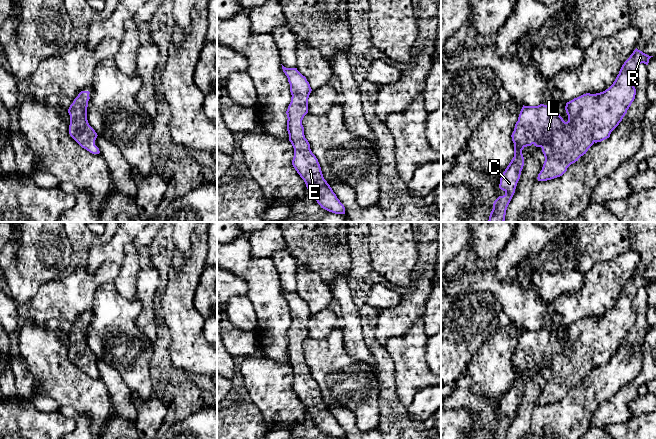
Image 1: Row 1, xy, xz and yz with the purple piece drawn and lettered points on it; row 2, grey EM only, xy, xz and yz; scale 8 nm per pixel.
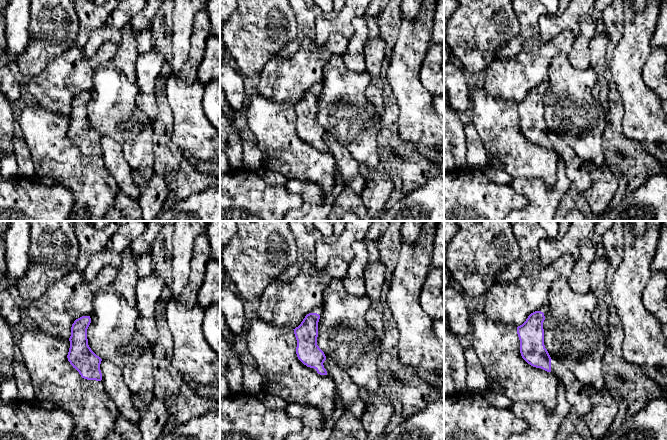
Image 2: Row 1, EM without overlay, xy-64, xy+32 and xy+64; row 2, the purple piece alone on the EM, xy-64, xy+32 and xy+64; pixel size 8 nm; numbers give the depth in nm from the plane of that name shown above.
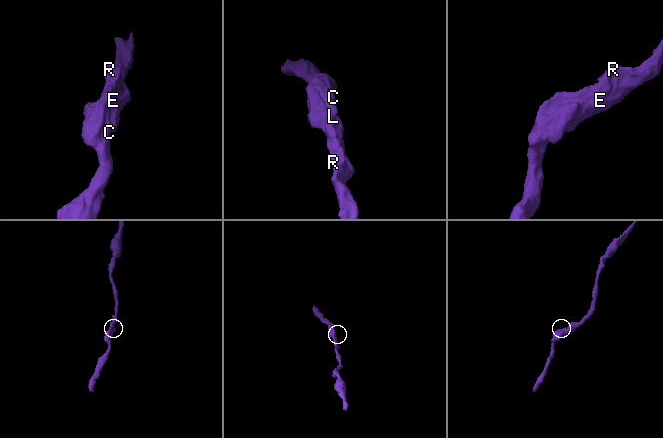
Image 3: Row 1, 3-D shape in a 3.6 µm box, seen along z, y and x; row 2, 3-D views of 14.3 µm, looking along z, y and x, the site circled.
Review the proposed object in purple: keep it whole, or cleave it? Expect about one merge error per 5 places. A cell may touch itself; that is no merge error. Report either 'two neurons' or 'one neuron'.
one neuron

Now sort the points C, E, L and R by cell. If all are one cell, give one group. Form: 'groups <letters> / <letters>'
groups C E L R

